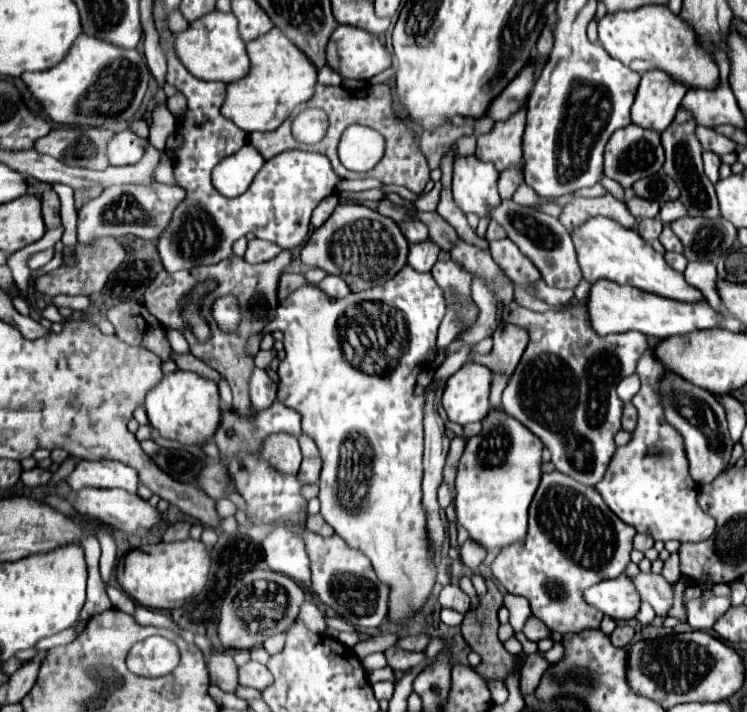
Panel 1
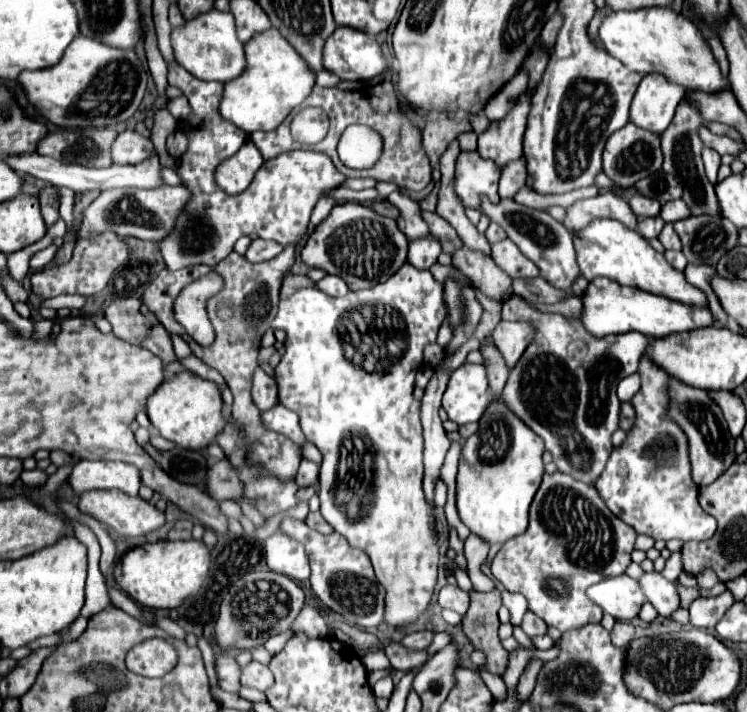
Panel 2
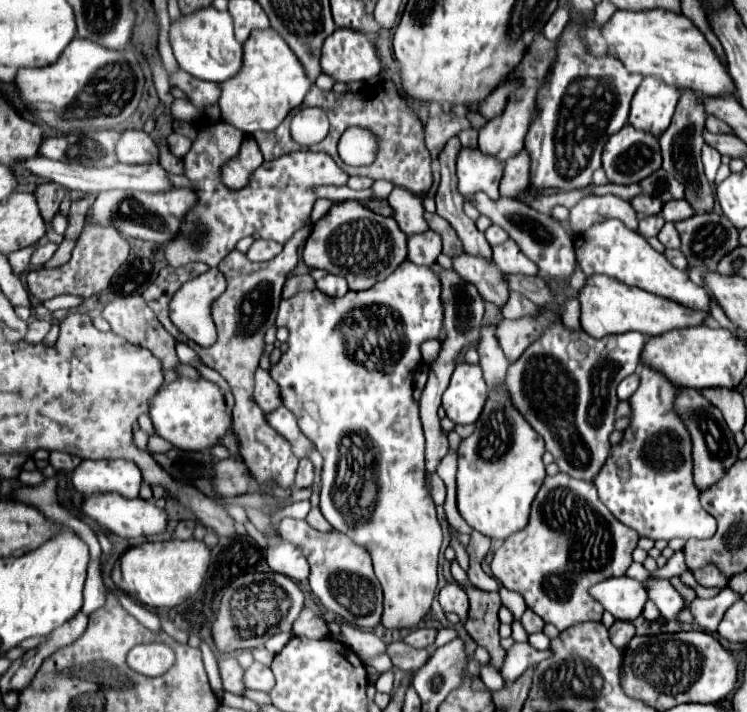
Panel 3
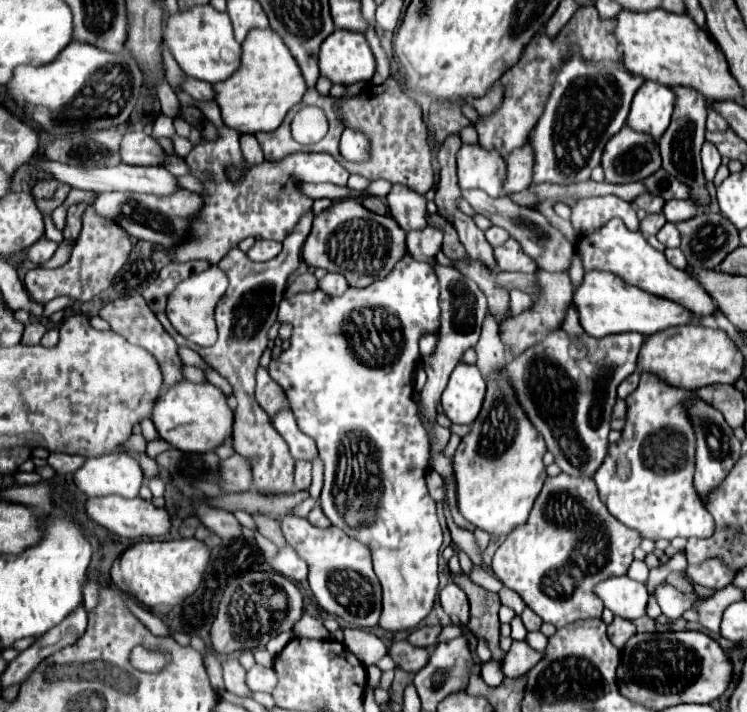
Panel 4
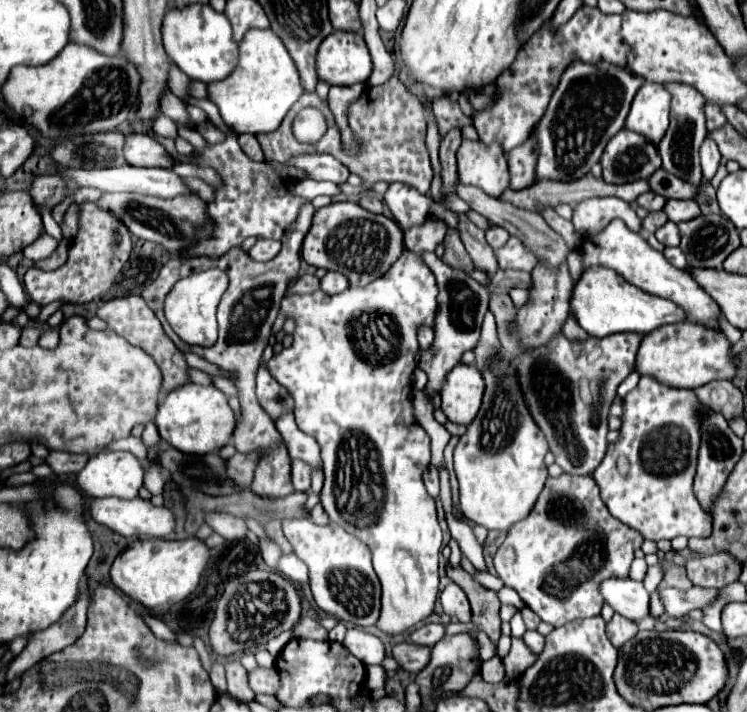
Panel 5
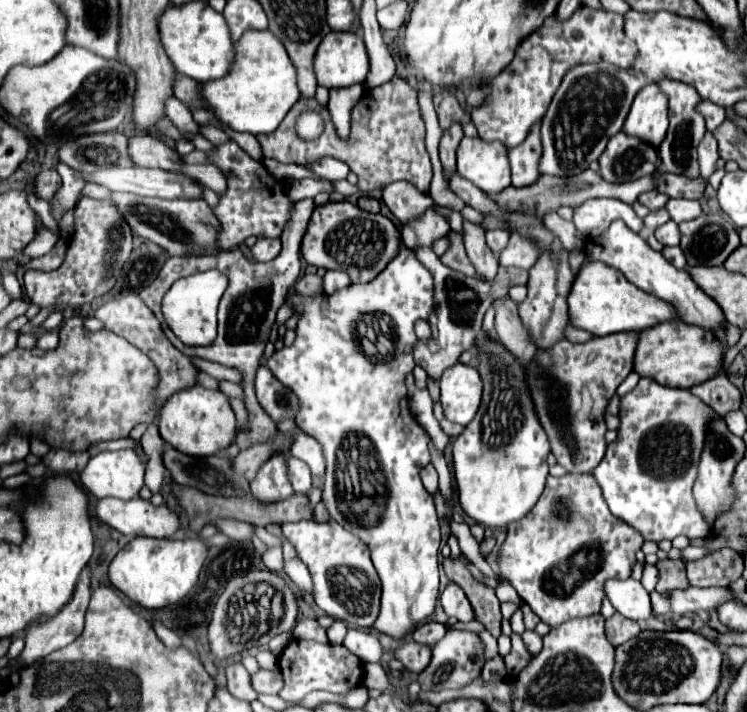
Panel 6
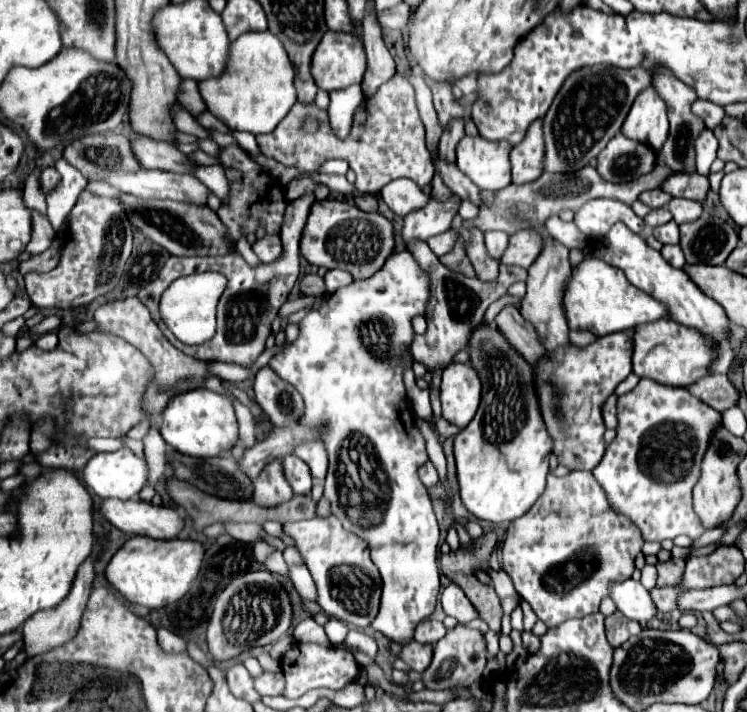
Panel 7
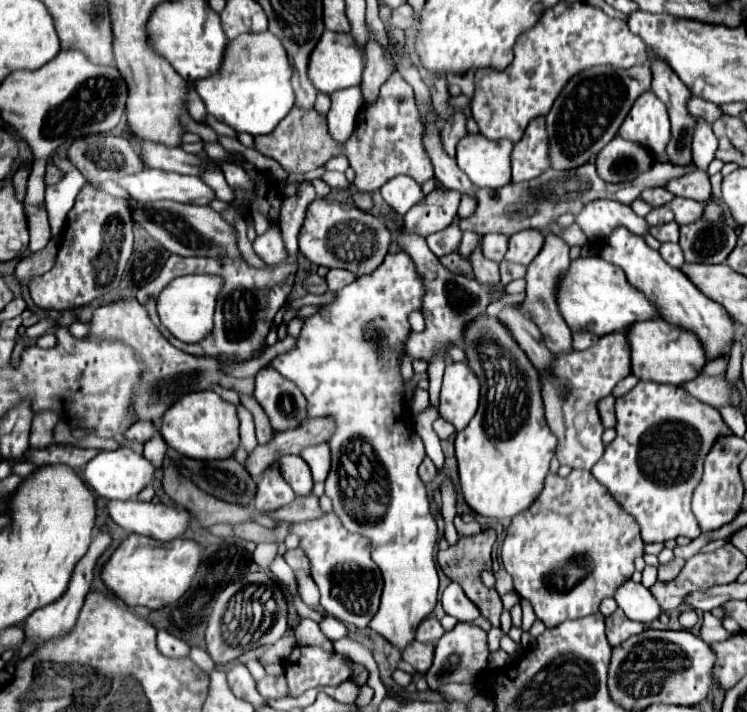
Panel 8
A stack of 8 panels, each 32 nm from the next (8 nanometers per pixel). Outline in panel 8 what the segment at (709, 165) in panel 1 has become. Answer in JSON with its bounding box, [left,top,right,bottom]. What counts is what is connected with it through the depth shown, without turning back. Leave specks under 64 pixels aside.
[692,118,718,172]

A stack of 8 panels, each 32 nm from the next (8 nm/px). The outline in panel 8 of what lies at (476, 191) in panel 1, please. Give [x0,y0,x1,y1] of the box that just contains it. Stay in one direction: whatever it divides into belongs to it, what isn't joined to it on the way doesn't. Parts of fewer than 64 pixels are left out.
[456,134,510,188]

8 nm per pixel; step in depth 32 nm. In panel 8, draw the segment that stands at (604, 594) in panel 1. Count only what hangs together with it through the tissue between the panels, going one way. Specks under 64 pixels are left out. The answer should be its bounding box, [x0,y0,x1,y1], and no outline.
[614,582,660,622]

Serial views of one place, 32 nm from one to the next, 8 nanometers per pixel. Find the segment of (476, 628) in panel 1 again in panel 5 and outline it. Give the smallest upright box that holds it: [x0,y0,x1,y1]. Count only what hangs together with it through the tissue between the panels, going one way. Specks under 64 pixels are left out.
[446,566,500,644]

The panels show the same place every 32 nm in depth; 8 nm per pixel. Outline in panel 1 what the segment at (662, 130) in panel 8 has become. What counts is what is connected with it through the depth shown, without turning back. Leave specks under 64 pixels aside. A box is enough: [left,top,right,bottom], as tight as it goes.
[632,70,686,132]

